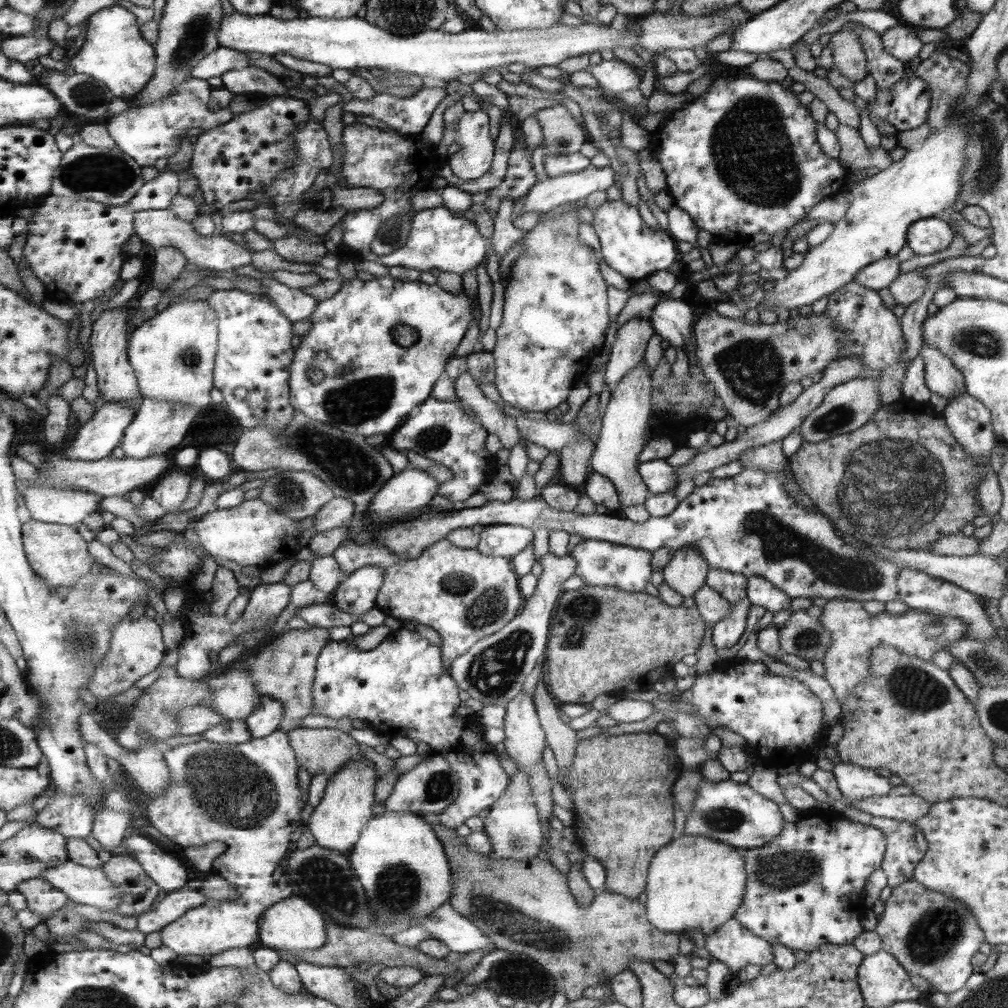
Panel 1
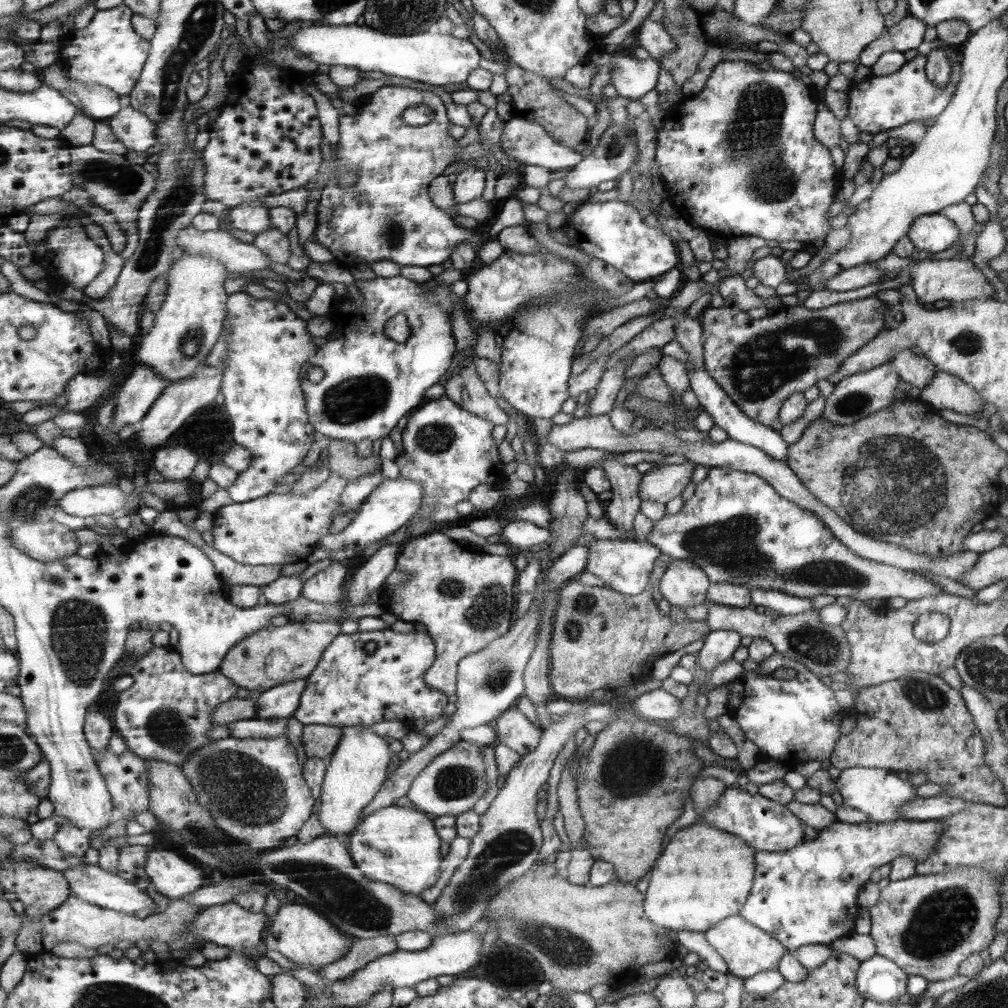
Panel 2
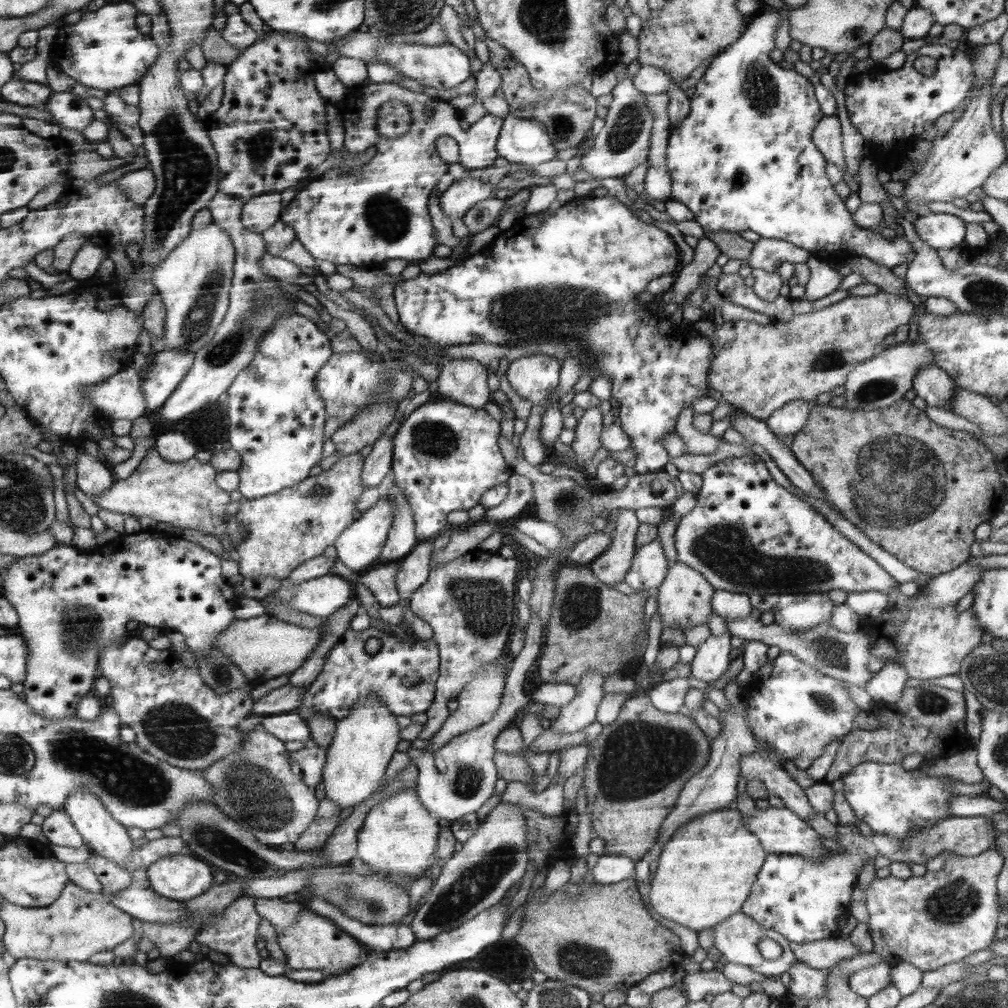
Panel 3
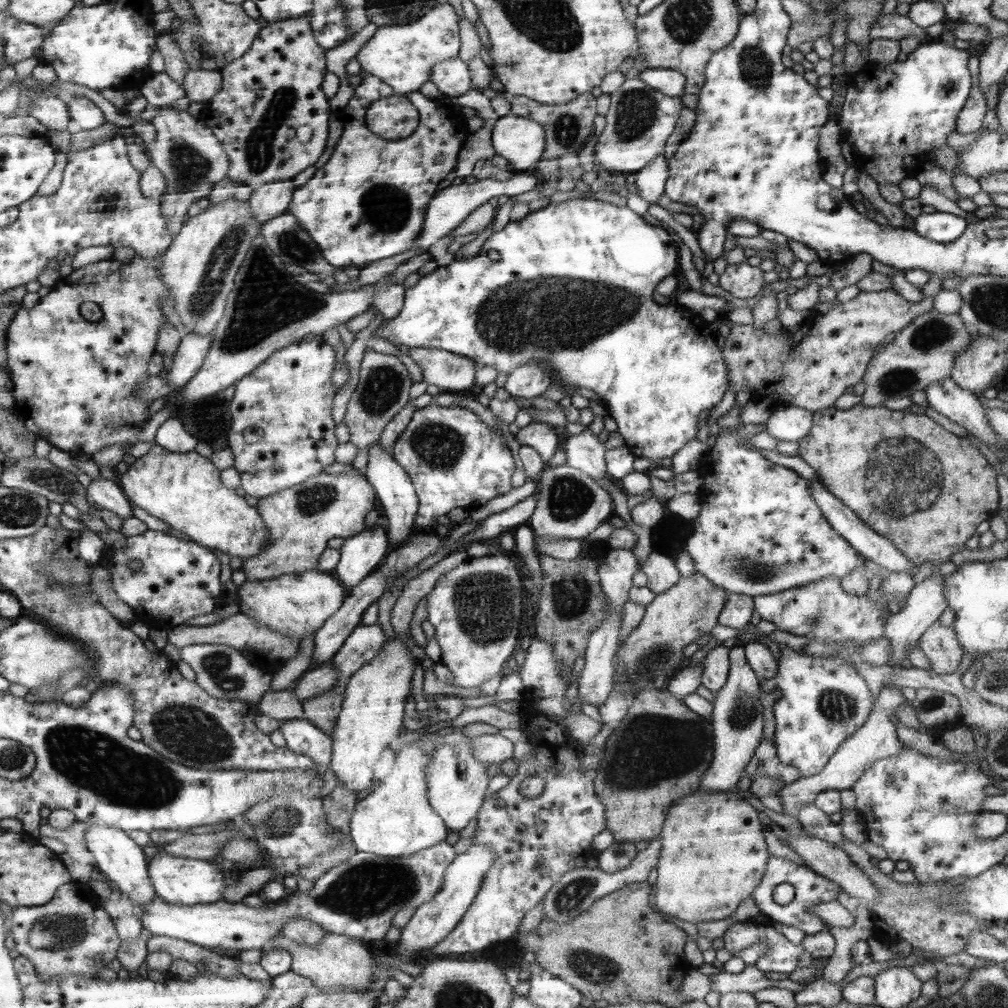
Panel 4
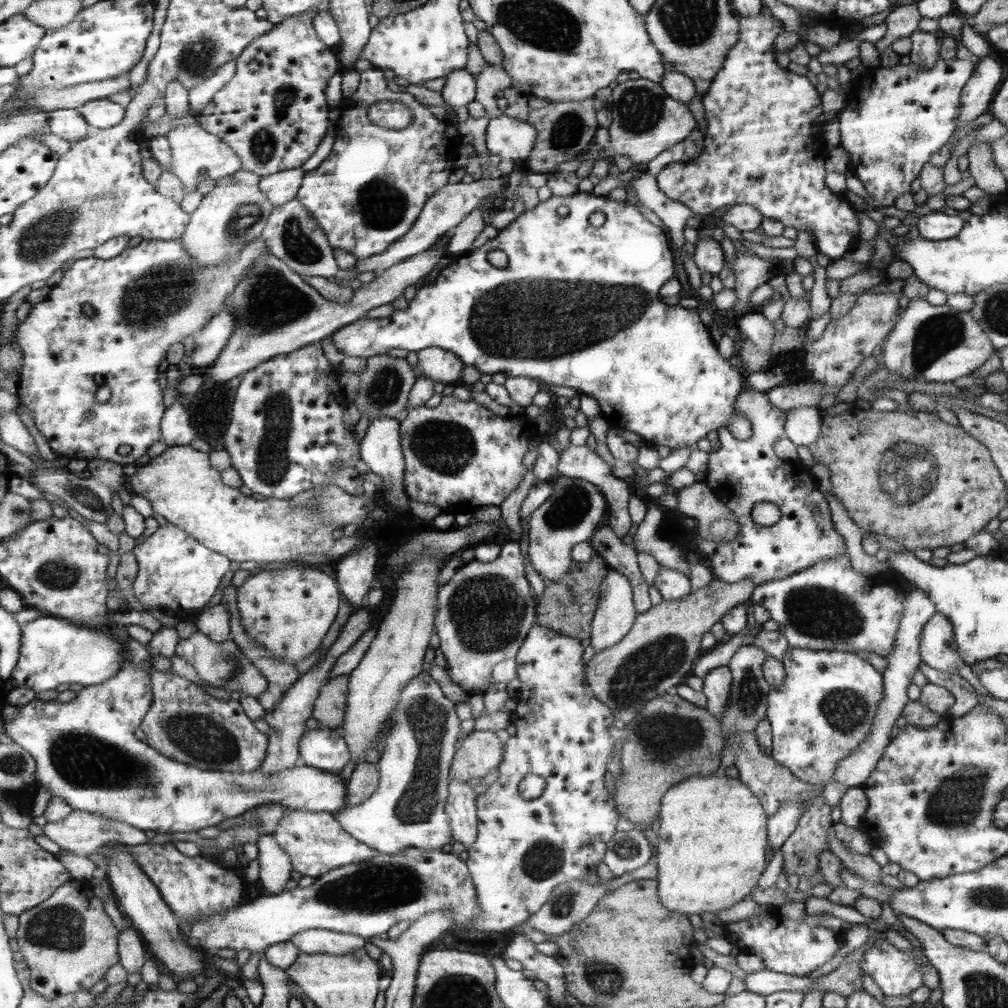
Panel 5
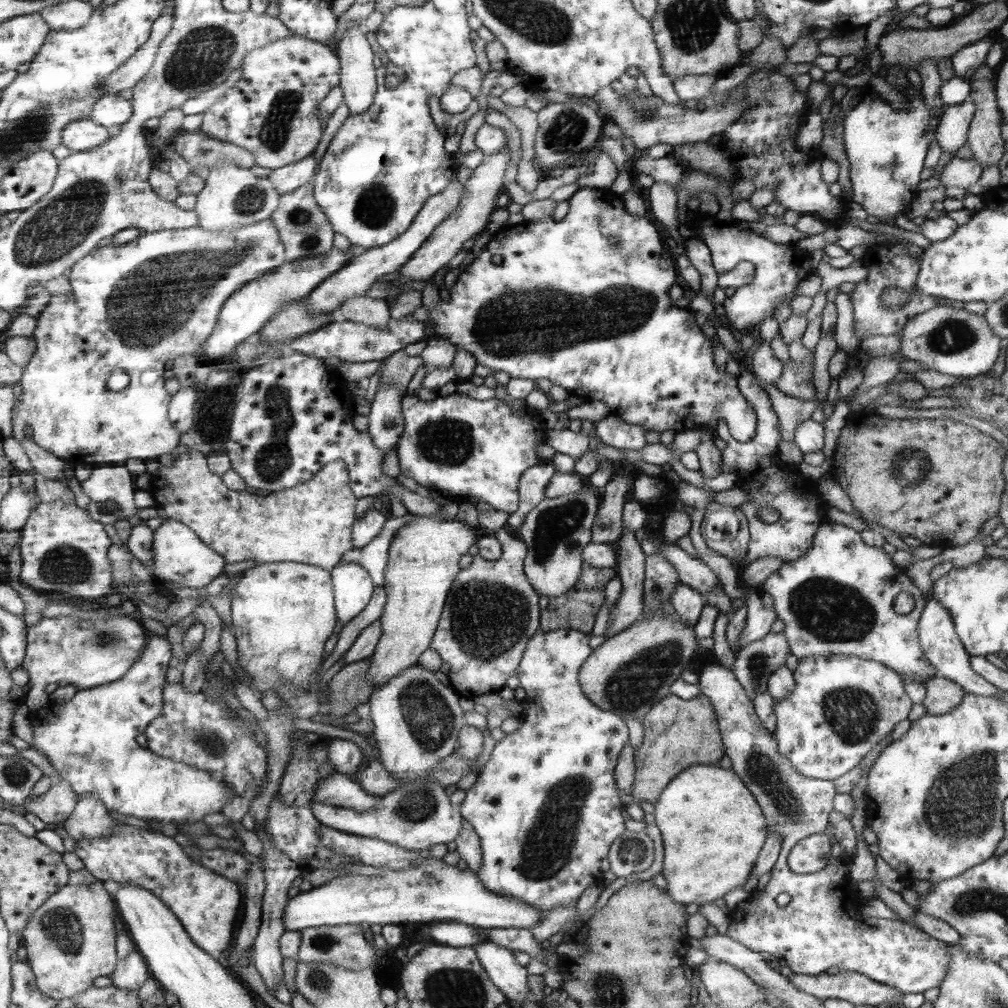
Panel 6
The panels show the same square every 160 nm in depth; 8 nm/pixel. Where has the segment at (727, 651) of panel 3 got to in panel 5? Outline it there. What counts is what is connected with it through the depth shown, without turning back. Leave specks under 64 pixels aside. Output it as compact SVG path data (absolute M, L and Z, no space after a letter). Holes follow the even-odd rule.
M726 666L713 668L703 678L703 694L707 697L706 710L718 719L723 718L732 691L733 675Z

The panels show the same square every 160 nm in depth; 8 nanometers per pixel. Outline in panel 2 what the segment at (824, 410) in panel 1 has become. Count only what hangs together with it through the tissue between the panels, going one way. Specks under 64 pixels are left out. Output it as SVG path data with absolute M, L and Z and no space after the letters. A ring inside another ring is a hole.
M890 364L878 366L865 372L858 372L845 376L839 380L834 387L834 392L826 399L826 406L823 414L820 416L831 423L840 423L841 425L849 425L858 422L861 418L888 408L894 399L896 386L901 378L896 371L890 368Z

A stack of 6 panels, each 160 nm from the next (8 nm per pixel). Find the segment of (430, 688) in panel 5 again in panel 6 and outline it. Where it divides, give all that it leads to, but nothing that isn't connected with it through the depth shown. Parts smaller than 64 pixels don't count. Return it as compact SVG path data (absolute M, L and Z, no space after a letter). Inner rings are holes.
M419 664L407 668L400 675L393 676L388 683L382 684L375 691L368 703L373 724L373 738L380 750L382 766L401 782L401 786L394 792L380 797L379 802L368 812L357 813L355 809L340 808L320 801L311 804L312 812L324 826L336 828L340 832L384 840L406 850L428 851L436 844L447 845L461 834L465 820L460 818L460 812L450 804L445 787L434 782L431 776L432 770L454 753L458 734L461 734L461 728L464 727L464 714L458 704L460 696L452 690L452 687L444 686L434 676L434 671Z

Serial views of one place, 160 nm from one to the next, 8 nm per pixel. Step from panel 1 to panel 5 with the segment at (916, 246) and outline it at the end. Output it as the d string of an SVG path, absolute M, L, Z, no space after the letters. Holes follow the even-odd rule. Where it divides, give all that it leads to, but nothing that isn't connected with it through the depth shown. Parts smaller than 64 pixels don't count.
M943 210L926 214L918 218L918 231L920 237L926 240L948 240L958 235L965 226L960 216L949 216Z

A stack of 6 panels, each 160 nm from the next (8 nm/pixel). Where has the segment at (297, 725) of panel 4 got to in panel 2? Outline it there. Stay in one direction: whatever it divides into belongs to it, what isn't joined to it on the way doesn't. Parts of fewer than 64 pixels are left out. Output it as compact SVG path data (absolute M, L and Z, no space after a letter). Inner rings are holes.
M258 718L237 720L227 724L232 737L236 738L271 738L287 734L289 719L275 721Z

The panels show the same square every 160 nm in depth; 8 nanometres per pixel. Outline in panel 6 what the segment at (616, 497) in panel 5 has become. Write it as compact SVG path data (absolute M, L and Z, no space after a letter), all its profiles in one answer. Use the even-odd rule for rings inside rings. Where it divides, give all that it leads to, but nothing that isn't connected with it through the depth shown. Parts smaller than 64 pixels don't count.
M623 528L621 537L615 542L618 559L616 559L616 570L617 576L620 578L622 584L622 594L612 610L612 624L610 628L605 631L608 638L616 635L617 633L623 632L628 629L628 627L634 625L636 622L640 621L644 608L644 580L645 580L645 557L646 554L642 551L640 543L634 536L634 532Z

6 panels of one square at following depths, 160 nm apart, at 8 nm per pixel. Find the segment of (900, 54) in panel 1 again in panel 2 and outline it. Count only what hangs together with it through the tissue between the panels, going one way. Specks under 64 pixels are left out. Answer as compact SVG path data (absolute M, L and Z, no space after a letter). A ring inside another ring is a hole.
M908 14L896 26L886 28L874 42L860 53L859 62L872 68L881 54L898 51L901 53L918 48L924 41L927 24Z

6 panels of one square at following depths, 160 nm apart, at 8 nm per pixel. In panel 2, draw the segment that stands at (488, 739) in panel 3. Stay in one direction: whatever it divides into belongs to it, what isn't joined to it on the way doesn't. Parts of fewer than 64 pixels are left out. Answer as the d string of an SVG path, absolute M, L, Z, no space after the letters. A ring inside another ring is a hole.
M461 738L452 748L436 756L422 770L412 781L405 799L410 800L416 808L427 815L457 816L473 809L486 790L486 762L482 755L482 747Z

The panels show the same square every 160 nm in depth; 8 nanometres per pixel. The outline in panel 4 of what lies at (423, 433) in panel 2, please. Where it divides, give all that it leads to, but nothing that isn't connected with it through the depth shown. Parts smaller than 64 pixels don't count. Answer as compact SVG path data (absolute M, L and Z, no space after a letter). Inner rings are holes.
M434 404L416 409L406 430L396 439L391 453L413 482L419 498L415 523L420 528L430 528L436 516L444 516L452 508L468 510L468 506L474 506L475 509L500 494L510 492L513 488L512 477L516 470L516 462L512 450L499 432L487 425L477 412L466 407Z

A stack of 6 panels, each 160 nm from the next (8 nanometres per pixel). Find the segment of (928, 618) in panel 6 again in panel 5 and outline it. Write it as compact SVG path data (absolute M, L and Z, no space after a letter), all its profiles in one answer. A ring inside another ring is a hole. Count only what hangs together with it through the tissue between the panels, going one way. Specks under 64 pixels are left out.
M936 613L926 622L920 636L921 661L946 674L957 674L965 666L962 655L956 649L950 620Z

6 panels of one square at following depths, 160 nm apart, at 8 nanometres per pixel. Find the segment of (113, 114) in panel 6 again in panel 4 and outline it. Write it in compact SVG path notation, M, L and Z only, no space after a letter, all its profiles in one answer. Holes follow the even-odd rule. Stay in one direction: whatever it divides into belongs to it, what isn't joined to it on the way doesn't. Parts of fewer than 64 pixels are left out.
M84 97L66 98L72 124L68 130L75 133L83 130L94 130L104 125L106 118L102 110L93 101Z

